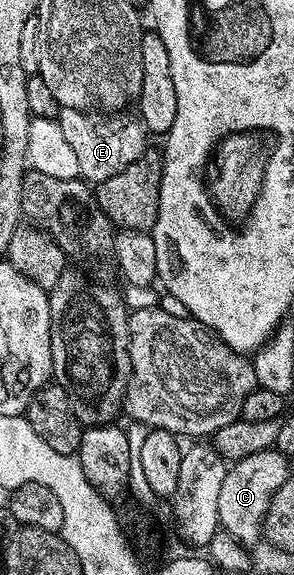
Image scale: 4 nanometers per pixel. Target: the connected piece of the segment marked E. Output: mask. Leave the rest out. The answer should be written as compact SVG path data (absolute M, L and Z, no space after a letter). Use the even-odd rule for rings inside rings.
M61 108L57 121L64 138L68 140L72 153L76 153L78 174L87 184L97 185L108 181L108 177L116 177L116 173L124 171L132 161L139 159L148 149L148 132L137 118L129 119L126 113L114 113L109 117L94 119L95 112L87 109Z

